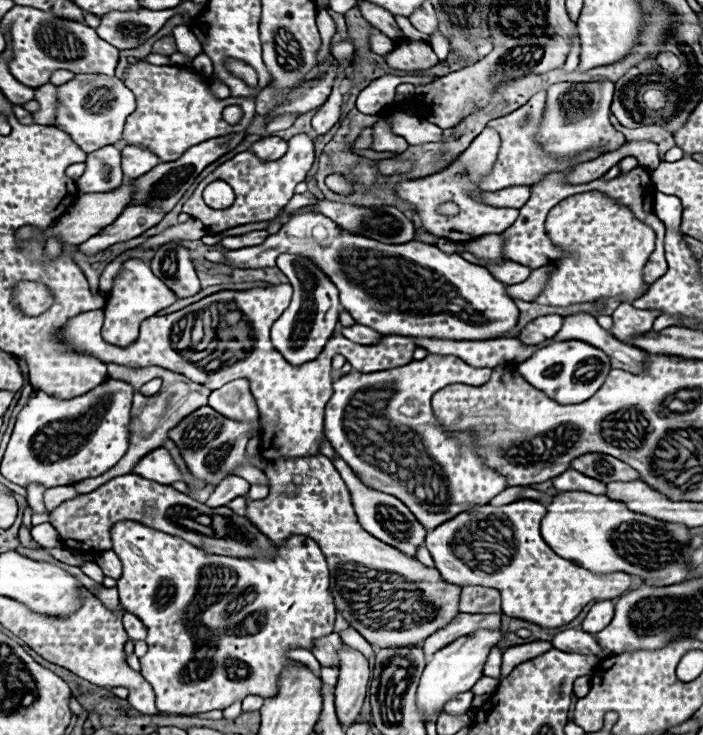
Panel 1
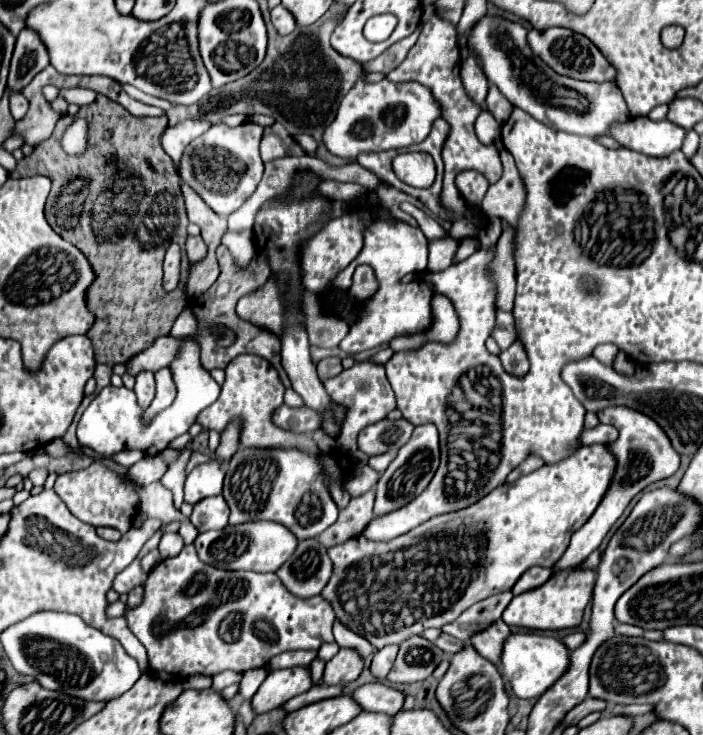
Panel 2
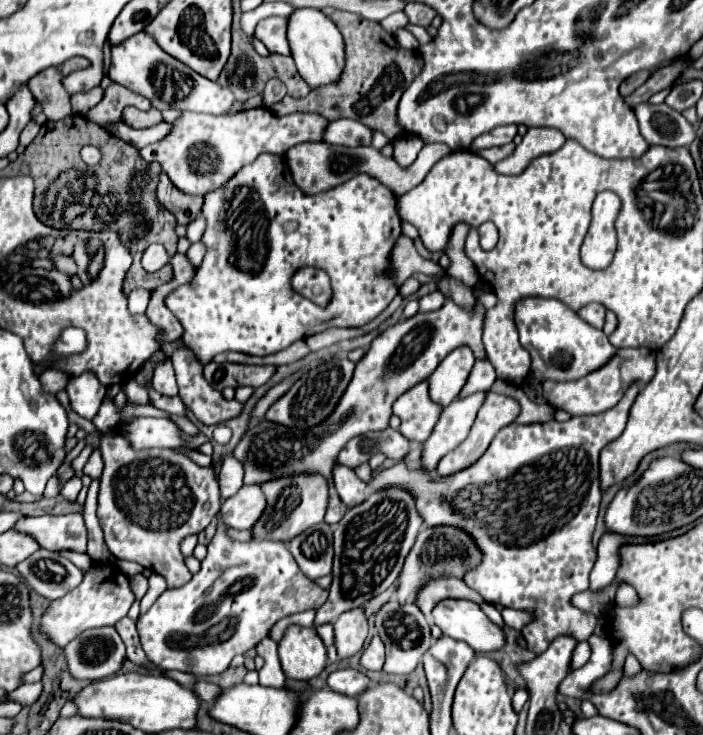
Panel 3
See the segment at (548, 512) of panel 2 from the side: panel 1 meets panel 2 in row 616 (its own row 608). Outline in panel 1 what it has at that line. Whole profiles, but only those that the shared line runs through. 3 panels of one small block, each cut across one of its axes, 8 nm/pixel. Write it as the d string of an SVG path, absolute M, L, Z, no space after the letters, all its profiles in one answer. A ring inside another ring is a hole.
M324 454L278 458L276 462L268 462L266 472L270 494L262 500L246 498L246 518L276 544L284 542L288 536L302 534L322 548L332 576L330 590L336 610L352 622L352 628L356 628L372 646L420 644L428 634L434 634L440 626L452 622L458 612L460 588L444 582L438 570L426 568L418 560L372 538L360 526L350 502L350 492L330 458ZM290 484L296 486L294 496L286 496Z

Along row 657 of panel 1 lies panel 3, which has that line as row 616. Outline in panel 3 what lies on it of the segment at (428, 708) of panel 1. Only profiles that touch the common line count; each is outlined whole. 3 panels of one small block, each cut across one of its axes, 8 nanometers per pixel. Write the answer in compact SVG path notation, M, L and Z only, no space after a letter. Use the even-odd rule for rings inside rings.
M442 600L434 608L432 618L446 636L466 642L476 654L488 654L506 646L502 626L494 624L482 608L470 600Z

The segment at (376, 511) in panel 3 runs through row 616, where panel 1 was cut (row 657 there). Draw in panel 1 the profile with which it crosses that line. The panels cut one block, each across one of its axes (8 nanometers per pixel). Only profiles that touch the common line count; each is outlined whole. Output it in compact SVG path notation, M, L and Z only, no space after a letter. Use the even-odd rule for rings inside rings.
M336 632L324 636L324 638L318 638L314 640L314 646L312 646L312 654L316 656L316 660L322 664L322 666L338 666L338 650L342 646L342 640Z

